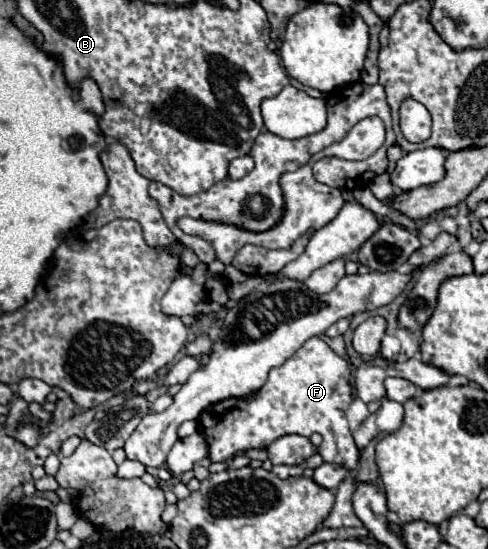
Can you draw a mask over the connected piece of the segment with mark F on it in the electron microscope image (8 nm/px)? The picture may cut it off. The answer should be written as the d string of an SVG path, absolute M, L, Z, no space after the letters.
M311 337L293 357L271 369L269 379L259 391L259 397L251 397L247 401L233 399L227 413L219 417L219 425L201 429L209 443L211 461L231 459L235 451L265 449L283 435L295 433L309 437L311 433L319 433L323 437L321 453L325 453L325 461L353 469L359 459L359 451L345 415L353 393L349 375L347 361L335 355L319 337Z

